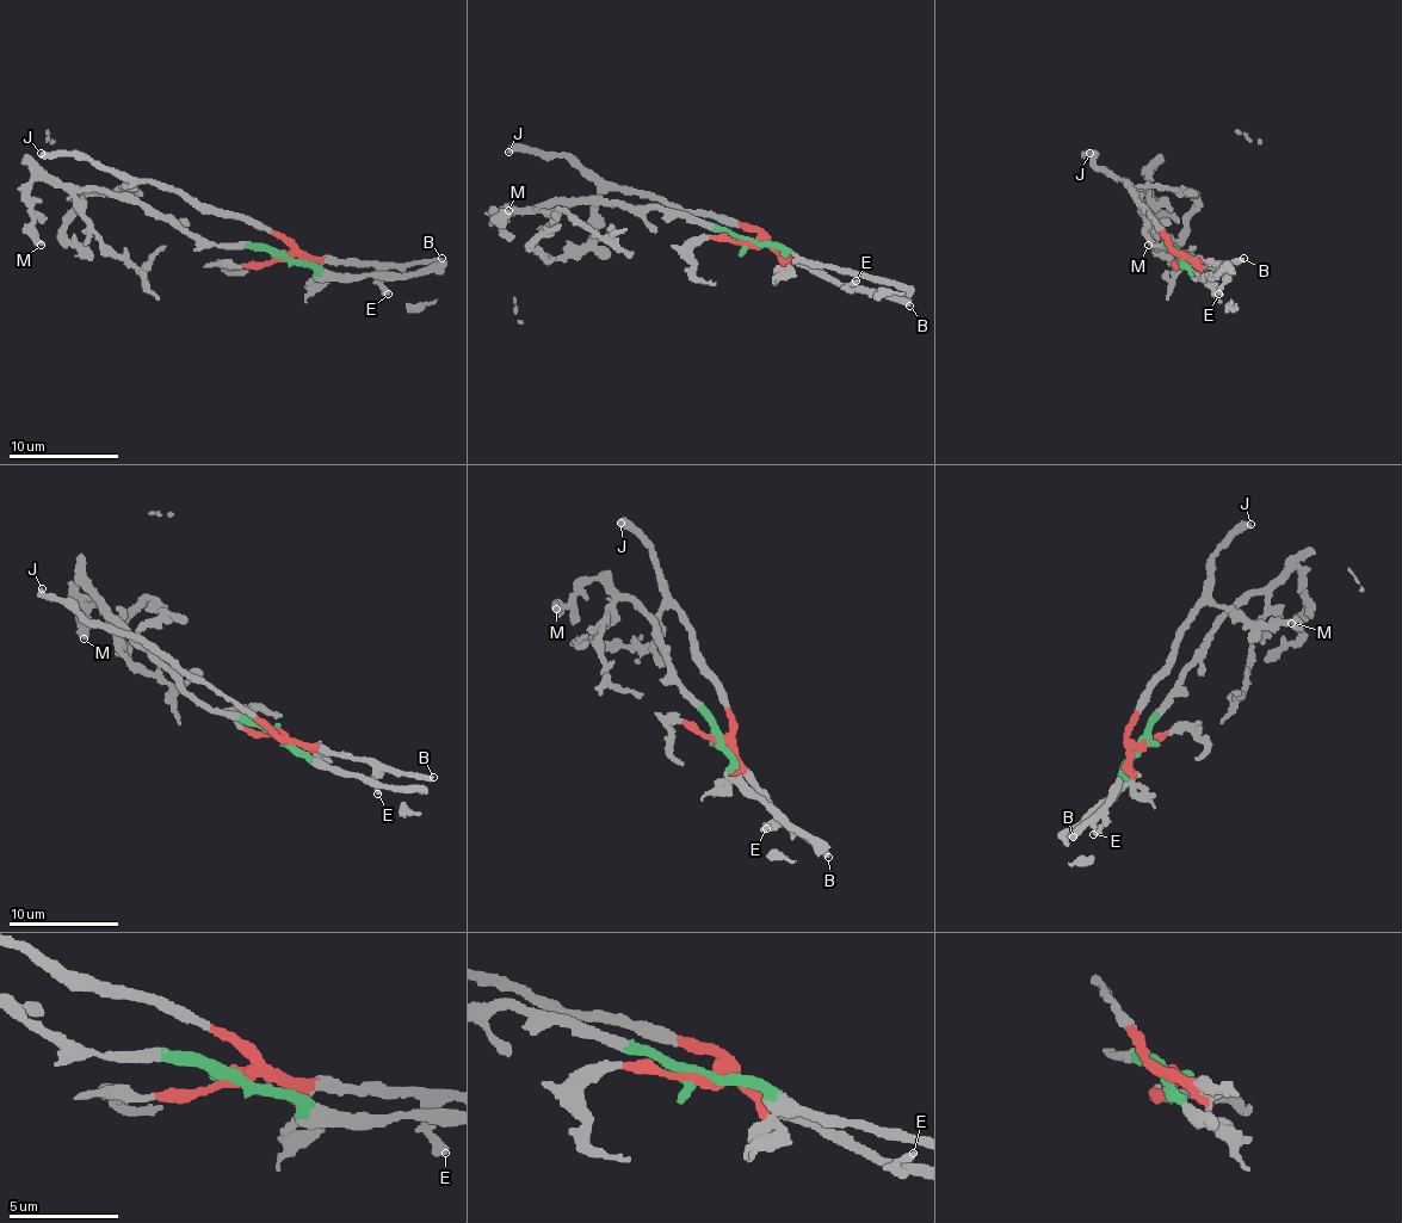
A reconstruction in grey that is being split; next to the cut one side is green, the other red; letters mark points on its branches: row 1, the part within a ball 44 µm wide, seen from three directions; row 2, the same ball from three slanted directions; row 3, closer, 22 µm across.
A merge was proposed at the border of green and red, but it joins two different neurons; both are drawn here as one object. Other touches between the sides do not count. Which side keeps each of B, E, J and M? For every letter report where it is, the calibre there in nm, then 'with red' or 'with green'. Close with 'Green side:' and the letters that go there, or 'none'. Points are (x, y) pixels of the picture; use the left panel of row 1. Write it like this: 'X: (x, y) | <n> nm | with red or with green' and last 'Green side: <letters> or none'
B: (442, 258) | 360 nm | with red
E: (388, 294) | 320 nm | with red
J: (41, 153) | 440 nm | with red
M: (41, 245) | 460 nm | with green
Green side: M

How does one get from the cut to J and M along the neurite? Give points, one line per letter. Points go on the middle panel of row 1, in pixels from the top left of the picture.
J: (752, 242), (760, 235), (733, 223), (672, 210), (653, 196), (617, 185), (598, 185), (551, 153), (507, 153)
M: (752, 242), (659, 210), (623, 210), (606, 202), (502, 210), (496, 212), (500, 221), (507, 210)

